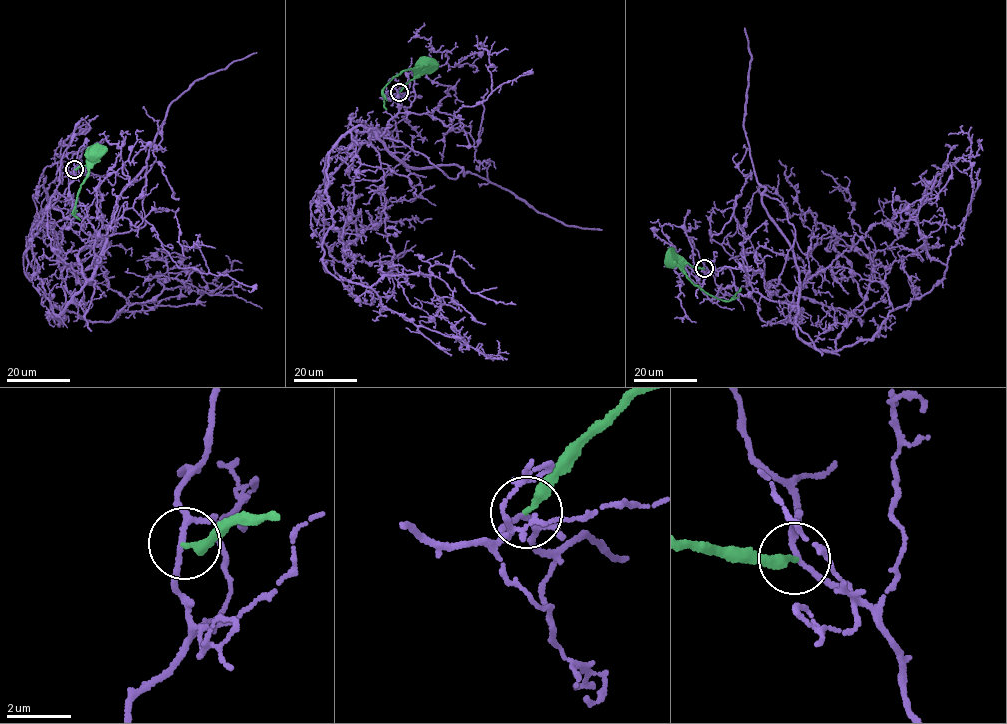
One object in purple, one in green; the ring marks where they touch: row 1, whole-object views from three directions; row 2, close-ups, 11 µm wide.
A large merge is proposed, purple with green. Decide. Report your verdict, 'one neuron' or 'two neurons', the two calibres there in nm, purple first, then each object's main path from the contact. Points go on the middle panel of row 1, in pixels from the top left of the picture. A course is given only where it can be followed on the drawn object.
two neurons; 130 nm thick on the purple side, 240 nm on the other; purple runs (399, 92), (385, 93), (399, 106), (380, 140), (358, 126), (332, 149), (323, 262), (460, 343); green runs (399, 92), (426, 64)

